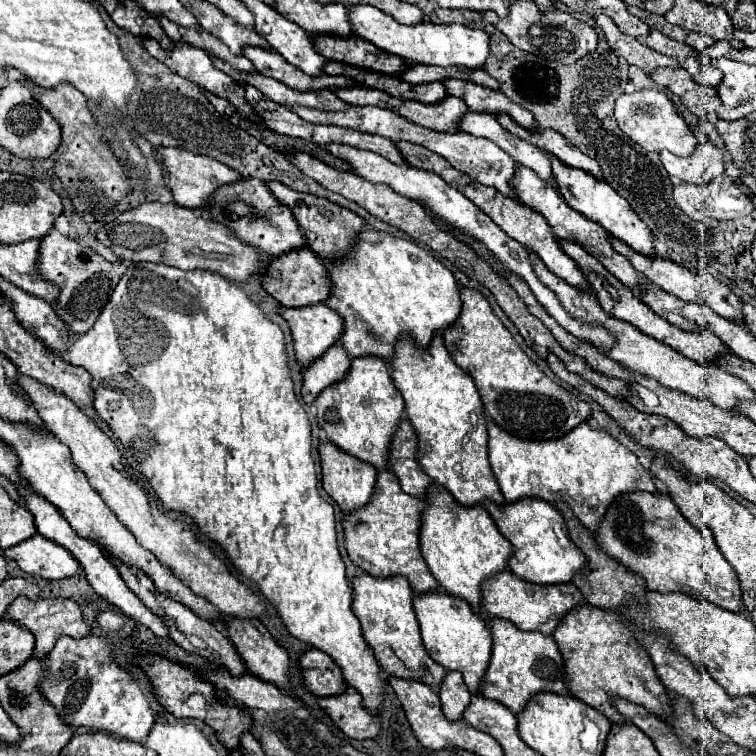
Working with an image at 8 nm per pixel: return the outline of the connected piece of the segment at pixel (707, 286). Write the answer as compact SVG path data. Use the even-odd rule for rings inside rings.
M610 237L610 239L612 239L612 245L616 245L616 251L622 253L632 263L634 269L638 273L642 273L646 279L650 279L654 285L658 285L662 291L666 291L670 295L676 295L682 301L696 301L696 295L698 295L698 301L708 305L720 317L730 319L730 321L738 321L738 323L744 321L744 313L742 313L744 303L742 303L742 299L738 295L734 295L726 285L716 281L710 273L692 273L692 271L688 271L688 269L668 261L668 259L660 259L660 257L640 257L640 253L628 249L628 245L624 245L622 241L616 241L614 237Z

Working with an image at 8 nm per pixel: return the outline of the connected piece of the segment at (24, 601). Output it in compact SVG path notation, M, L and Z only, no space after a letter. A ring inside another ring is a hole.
M16 597L6 617L12 621L18 621L20 625L24 625L26 629L34 633L36 637L34 655L36 657L42 657L44 653L48 653L62 635L70 635L74 639L90 635L90 627L84 623L82 607L74 599L66 599L66 597L50 597L50 599L38 599L38 601L30 601L28 597Z

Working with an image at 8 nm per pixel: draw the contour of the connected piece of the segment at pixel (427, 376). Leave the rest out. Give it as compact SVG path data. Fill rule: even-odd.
M442 335L432 339L432 345L424 353L416 353L408 341L400 341L390 375L406 401L406 415L418 433L418 461L424 473L448 489L464 507L476 507L484 501L502 507L504 497L488 463L488 431L482 399L474 381L448 355Z

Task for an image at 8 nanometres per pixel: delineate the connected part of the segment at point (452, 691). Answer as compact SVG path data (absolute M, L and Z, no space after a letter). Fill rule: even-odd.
M448 671L438 695L442 701L442 711L444 711L446 719L450 719L450 721L460 721L472 699L472 695L462 679L462 673L456 673L456 671Z

